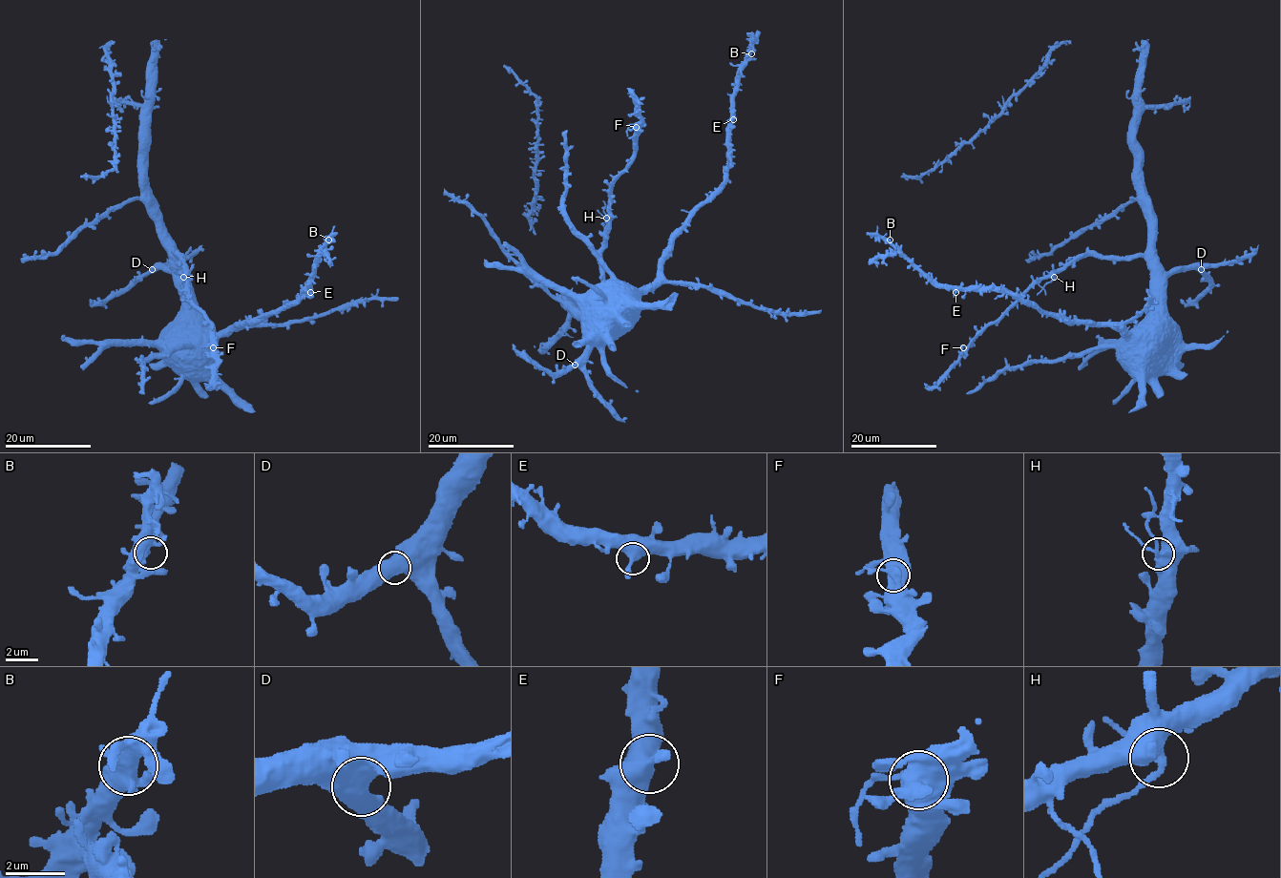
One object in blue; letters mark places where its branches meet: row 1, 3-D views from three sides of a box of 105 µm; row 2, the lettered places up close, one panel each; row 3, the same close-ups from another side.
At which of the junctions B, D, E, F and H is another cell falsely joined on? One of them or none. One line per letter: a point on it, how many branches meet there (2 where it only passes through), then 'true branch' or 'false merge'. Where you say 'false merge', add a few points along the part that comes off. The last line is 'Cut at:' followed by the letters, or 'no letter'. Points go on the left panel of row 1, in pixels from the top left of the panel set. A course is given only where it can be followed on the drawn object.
B: (328, 240) | 3 | true branch
D: (152, 269) | 2 | true branch
E: (310, 292) | 2 | true branch
F: (213, 347) | 2 | true branch
H: (183, 277) | 3 | false merge | (183, 277), (179, 295)
Cut at: H

